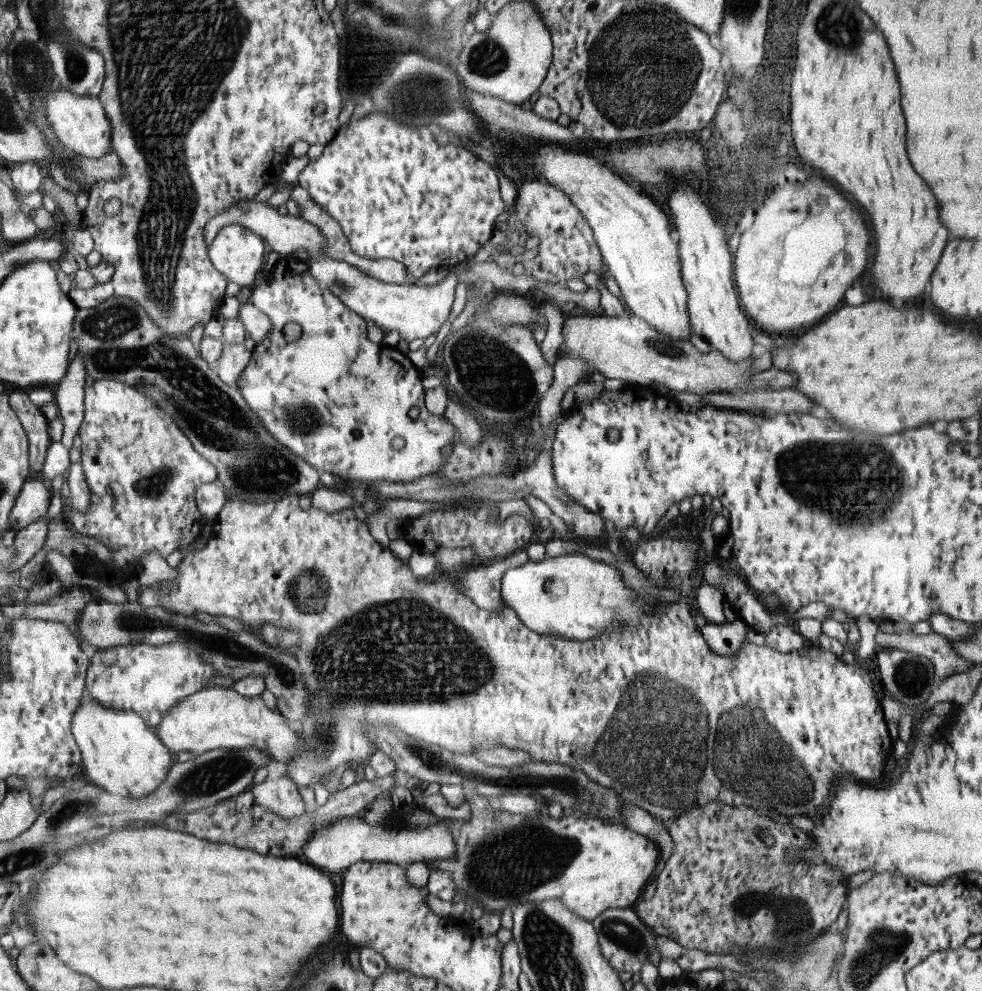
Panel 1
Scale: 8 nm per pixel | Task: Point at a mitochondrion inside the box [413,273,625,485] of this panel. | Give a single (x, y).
(489, 362)

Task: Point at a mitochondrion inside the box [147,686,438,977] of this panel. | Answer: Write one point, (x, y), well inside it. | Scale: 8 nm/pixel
(202, 780)

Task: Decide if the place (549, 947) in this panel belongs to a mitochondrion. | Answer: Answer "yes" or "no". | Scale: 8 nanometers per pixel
yes

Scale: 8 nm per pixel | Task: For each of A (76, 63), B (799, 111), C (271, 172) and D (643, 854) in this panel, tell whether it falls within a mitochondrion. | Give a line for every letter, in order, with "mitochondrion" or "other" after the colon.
A: mitochondrion
B: other
C: other
D: other

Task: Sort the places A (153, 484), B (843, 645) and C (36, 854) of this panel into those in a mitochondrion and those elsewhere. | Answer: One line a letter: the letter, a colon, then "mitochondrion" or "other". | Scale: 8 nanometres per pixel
A: mitochondrion
B: other
C: mitochondrion

